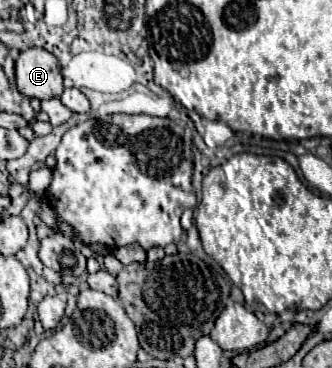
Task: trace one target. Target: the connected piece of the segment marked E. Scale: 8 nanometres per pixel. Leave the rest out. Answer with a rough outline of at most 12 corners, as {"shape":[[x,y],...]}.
{"shape":[[44,48],[16,58],[16,86],[28,98],[64,92],[58,58]]}

